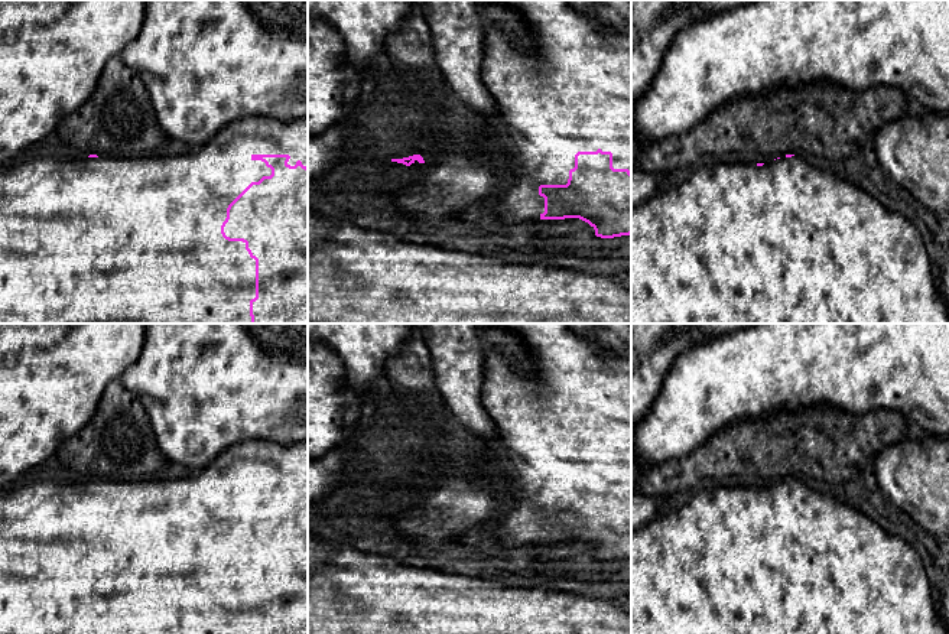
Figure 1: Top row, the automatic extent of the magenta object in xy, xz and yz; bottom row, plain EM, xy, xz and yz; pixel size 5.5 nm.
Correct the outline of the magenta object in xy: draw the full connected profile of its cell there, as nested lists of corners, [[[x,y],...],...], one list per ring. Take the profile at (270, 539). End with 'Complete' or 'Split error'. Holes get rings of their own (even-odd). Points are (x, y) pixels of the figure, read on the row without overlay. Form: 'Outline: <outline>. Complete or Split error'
Outline: [[[246,440],[222,451],[205,468],[178,479],[118,482],[90,478],[84,484],[40,481],[0,491],[0,634],[308,634],[308,443]]]. Split error

